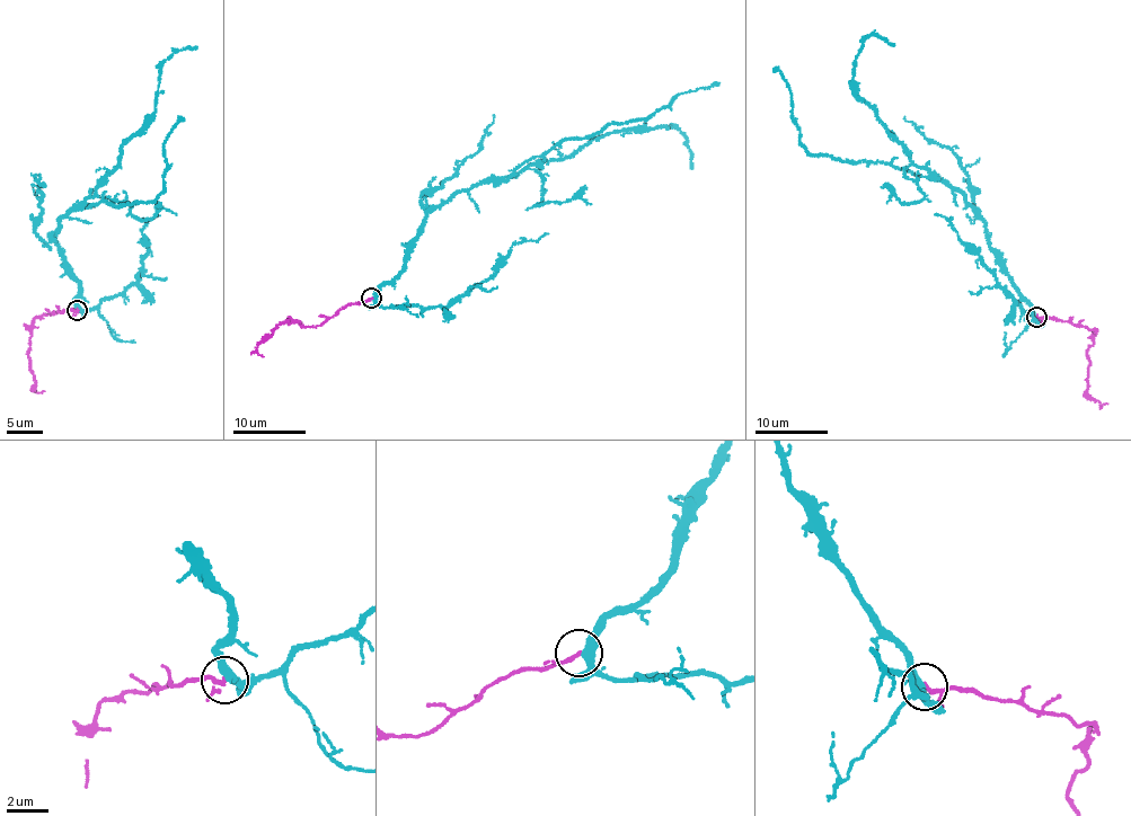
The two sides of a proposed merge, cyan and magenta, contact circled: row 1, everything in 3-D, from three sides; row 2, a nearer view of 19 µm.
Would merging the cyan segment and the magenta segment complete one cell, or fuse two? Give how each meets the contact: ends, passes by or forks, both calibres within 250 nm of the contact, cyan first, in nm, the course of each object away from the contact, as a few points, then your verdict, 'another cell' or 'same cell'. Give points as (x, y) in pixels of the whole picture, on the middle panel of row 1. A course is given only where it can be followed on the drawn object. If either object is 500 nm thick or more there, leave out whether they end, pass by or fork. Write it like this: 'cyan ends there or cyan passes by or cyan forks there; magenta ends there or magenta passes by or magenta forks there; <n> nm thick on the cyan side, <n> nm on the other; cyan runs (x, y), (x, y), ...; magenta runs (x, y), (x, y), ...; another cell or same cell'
cyan passes by; magenta passes by; 320 nm thick on the cyan side, 140 nm on the other; cyan runs (372, 299), (447, 201), (504, 180), (564, 140), (719, 82); magenta runs (371, 298), (351, 303), (315, 327), (297, 321), (277, 325), (256, 348), (263, 356); same cell

